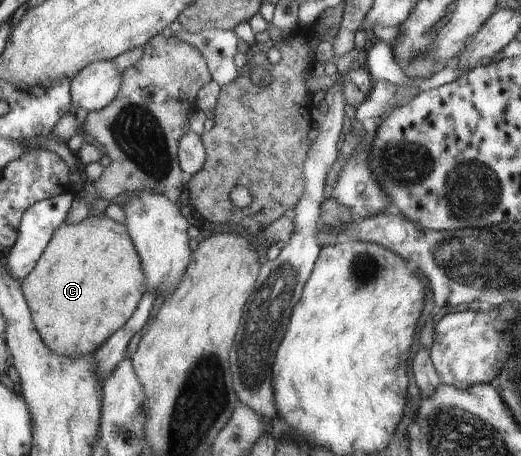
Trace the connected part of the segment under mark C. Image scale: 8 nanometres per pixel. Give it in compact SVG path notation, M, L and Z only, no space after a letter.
M103 212L103 216L87 216L77 222L77 224L61 223L57 230L53 231L50 242L46 244L45 250L42 252L41 258L35 263L33 270L25 279L20 281L23 296L30 309L30 319L34 322L34 327L37 329L38 334L42 337L43 342L46 343L47 348L51 352L57 352L59 356L83 356L89 352L95 352L96 348L105 343L107 338L111 336L112 332L121 328L127 322L127 319L133 314L135 307L138 306L139 300L146 290L146 272L142 269L142 262L138 256L137 250L134 248L134 242L127 232L126 225L117 222Z

